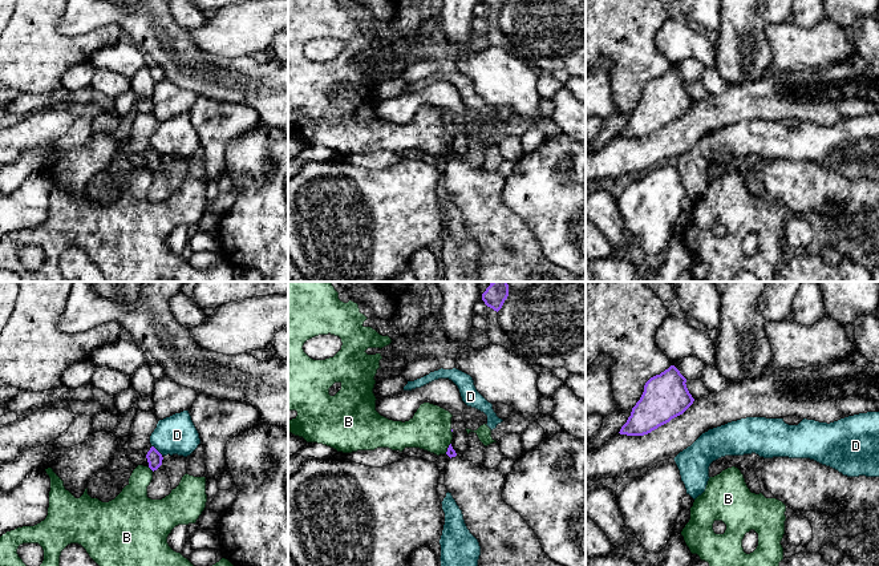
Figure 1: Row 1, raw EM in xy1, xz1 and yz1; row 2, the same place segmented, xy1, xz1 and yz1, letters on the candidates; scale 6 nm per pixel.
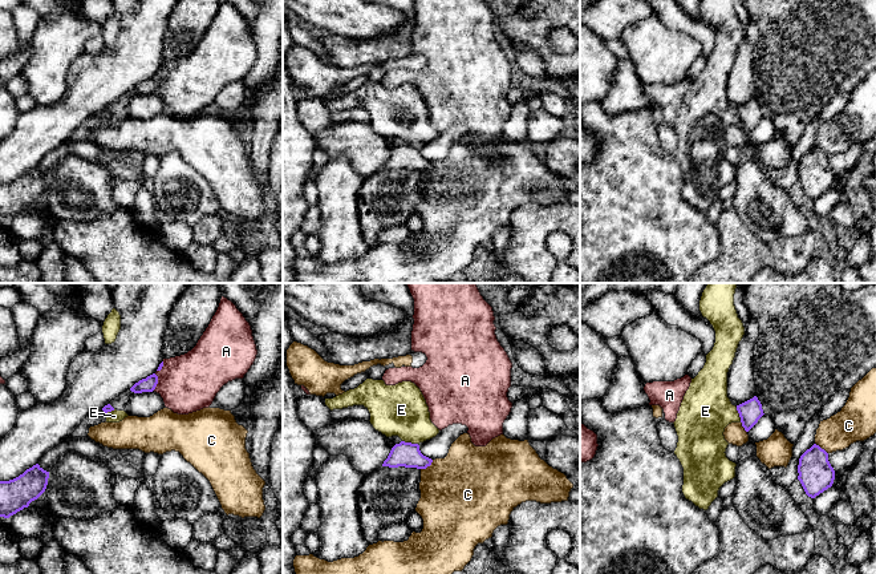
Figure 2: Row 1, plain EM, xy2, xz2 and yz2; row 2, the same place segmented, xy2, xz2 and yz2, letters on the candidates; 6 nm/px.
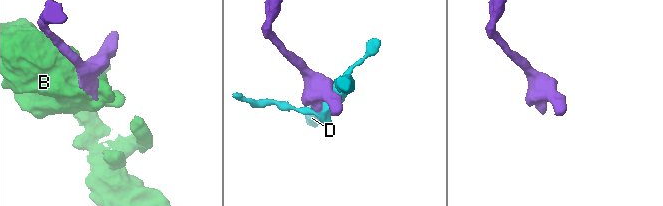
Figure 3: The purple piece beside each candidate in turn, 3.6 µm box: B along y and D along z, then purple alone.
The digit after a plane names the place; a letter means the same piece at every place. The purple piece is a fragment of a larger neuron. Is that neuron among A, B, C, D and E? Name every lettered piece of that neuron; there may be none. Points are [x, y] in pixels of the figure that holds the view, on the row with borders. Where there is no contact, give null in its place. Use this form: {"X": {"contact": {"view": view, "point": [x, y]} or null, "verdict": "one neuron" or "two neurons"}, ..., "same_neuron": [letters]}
{"A": {"contact": {"view": "xy2", "point": [157, 382]}, "verdict": "two neurons"}, "B": {"contact": {"view": "xy1", "point": [150, 468]}, "verdict": "two neurons"}, "C": {"contact": {"view": "xz2", "point": [428, 465]}, "verdict": "two neurons"}, "D": {"contact": {"view": "xy1", "point": [156, 449]}, "verdict": "two neurons"}, "E": {"contact": {"view": "xz2", "point": [410, 443]}, "verdict": "two neurons"}, "same_neuron": []}

